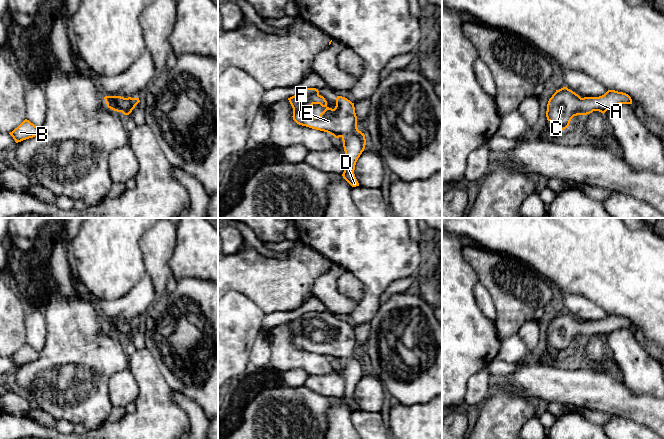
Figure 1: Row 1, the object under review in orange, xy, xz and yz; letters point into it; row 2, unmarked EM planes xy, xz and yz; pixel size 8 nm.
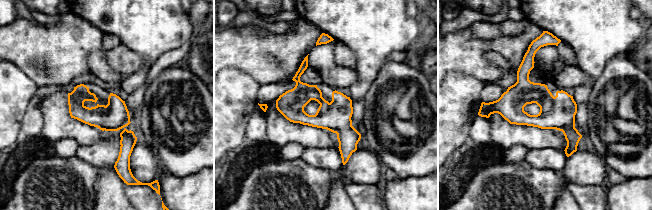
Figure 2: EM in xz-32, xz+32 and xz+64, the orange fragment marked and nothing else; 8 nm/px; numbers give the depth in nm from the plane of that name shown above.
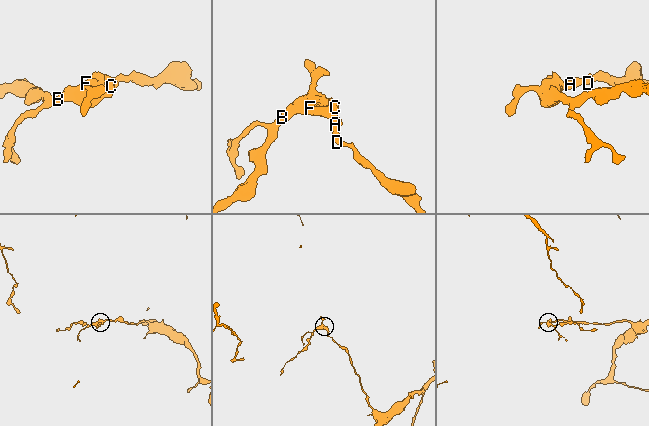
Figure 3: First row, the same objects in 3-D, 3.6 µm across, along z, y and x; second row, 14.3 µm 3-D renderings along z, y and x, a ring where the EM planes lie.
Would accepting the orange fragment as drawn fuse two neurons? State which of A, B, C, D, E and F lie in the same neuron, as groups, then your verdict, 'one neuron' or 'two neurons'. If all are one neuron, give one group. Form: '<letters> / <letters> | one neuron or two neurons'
A B C D E F | one neuron

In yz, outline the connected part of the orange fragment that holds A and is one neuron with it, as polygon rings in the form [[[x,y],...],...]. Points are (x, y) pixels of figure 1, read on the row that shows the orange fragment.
[[[563,87],[552,95],[547,104],[547,120],[561,130],[568,128],[571,119],[577,115],[587,115],[593,111],[605,113],[619,104],[632,104],[631,97],[623,92],[608,90],[599,97],[581,98],[578,94]]]

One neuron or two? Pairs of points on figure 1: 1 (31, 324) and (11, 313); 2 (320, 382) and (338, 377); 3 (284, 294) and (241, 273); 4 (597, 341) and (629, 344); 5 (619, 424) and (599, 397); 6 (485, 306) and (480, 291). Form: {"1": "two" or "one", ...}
{"1": "two", "2": "one", "3": "one", "4": "two", "5": "two", "6": "one"}

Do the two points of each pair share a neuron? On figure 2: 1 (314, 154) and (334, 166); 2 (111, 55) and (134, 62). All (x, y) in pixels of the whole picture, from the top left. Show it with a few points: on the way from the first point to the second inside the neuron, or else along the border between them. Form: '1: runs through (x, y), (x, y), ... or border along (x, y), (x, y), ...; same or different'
1: runs through (319, 157), (326, 158), (329, 161); same
2: runs through (117, 57), (128, 62); same

